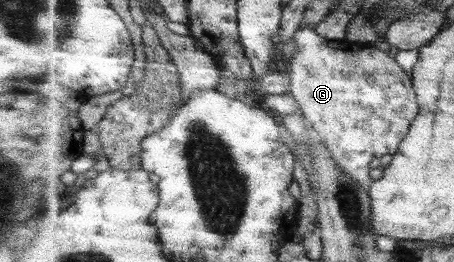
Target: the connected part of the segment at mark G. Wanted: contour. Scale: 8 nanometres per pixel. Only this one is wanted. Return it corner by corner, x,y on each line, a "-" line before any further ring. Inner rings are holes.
302,23
300,28
296,31
293,40
297,49
289,58
290,93
296,99
300,111
303,112
310,127
321,136
321,142
323,142
325,148
331,152
333,160
335,160
335,162
341,166
341,169
349,175
351,179
355,180
357,184
361,184
361,186
364,187
371,186
371,177
369,177
371,167
369,167
369,163
371,163
373,159
383,157
383,155
395,157
400,149
401,143
405,140
405,137
407,137
409,129
411,129
411,125
413,125
413,121
420,113
420,102
416,96
416,89
412,82
412,76
397,63
397,60
393,56
390,57
385,51
381,51
381,49
377,49
377,47
367,42
361,44
359,42
349,42
345,39
329,40
326,37
321,37
321,34
317,33
315,25
313,24

